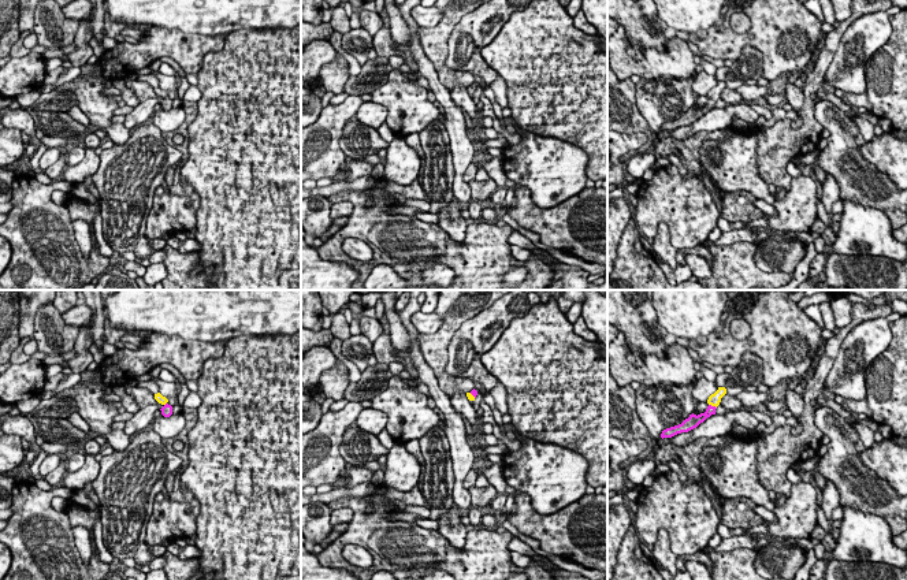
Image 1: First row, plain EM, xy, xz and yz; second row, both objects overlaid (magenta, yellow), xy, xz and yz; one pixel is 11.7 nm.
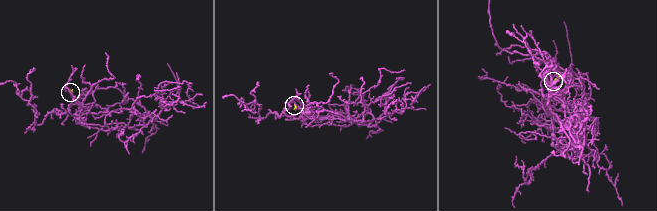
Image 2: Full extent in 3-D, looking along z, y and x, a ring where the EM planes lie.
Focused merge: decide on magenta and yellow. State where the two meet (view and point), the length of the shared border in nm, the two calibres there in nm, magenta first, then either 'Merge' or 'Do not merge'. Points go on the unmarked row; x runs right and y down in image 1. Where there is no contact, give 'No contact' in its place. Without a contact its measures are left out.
Touches magenta at yz (713, 100). Shared border 110 nm. Thickness 120 nm (magenta) against 140 nm. Merge

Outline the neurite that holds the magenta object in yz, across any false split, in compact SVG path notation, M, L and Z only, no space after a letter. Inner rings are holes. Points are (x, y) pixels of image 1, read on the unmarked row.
M718 81L718 83L709 90L709 93L707 93L709 100L707 100L705 107L700 107L698 109L694 108L694 107L689 108L689 111L685 112L681 118L663 123L662 127L661 127L661 131L662 133L663 131L672 131L677 127L688 126L688 124L696 122L707 111L710 111L711 108L715 108L715 103L720 98L721 92L725 88L726 88L726 82L725 81Z

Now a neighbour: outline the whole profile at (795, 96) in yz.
M788 75L784 77L787 100L791 104L792 109L796 111L796 116L792 119L791 127L793 130L799 130L803 126L803 119L799 115L799 111L803 107L804 94L802 88L798 88L795 83L788 83L787 77Z

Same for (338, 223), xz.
M347 216L332 219L331 226L328 230L320 237L323 242L326 242L330 237L332 237L335 233L338 233L341 228L343 228L347 224L349 219Z

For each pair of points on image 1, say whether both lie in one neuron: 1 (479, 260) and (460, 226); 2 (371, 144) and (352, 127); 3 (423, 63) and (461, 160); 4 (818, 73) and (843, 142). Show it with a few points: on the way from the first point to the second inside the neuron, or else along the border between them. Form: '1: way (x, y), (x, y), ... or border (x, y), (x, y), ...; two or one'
1: border (468, 226), (465, 237); two
2: way (367, 141), (356, 132); one
3: way (437, 88), (450, 107), (458, 136); one
4: border (820, 99), (814, 108), (814, 116), (825, 127); two

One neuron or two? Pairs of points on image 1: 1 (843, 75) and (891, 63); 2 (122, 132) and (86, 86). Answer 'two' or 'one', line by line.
1: two
2: one

